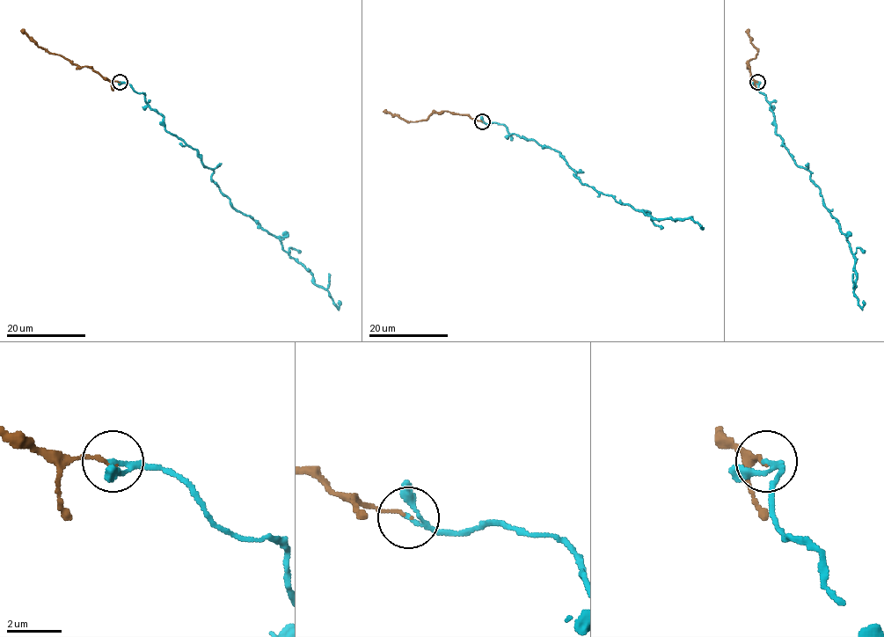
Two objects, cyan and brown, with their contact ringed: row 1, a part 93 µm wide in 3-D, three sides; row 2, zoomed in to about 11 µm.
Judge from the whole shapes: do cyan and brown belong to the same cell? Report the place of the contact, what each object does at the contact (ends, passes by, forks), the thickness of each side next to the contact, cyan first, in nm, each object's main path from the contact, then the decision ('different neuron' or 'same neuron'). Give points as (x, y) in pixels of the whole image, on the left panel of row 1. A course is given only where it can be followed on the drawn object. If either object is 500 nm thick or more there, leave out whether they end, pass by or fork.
at (120, 82); cyan passes by; brown ends there; 130 nm thick on the cyan side, 90 nm on the other; cyan runs (119, 82), (142, 92), (164, 129), (214, 171), (212, 180), (230, 204), (278, 238), (337, 306), (338, 301); brown runs (119, 83), (110, 82), (91, 69), (76, 65), (63, 56), (49, 54), (20, 31); same neuron

